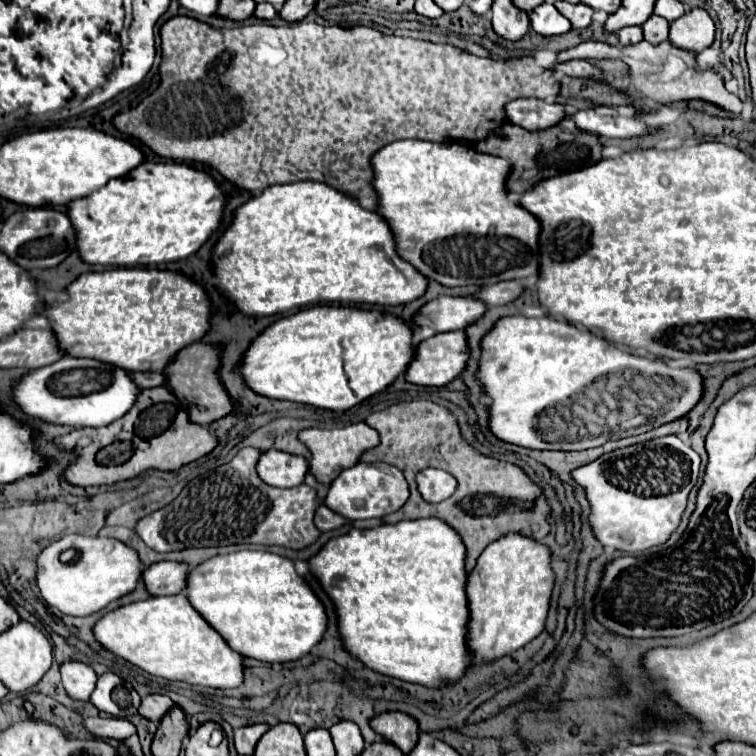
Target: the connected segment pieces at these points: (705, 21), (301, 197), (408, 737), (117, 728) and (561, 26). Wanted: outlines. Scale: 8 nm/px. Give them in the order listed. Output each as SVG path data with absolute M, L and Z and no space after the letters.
M694 8L670 24L670 38L674 46L690 52L702 52L714 42L714 22L706 10Z
M304 180L304 182L294 182L294 184L276 184L266 188L260 196L250 198L248 202L244 202L232 216L232 224L222 232L222 236L218 238L218 242L212 248L212 272L214 272L214 286L236 304L236 308L246 314L246 316L272 316L272 314L282 314L294 308L304 308L304 306L314 306L314 304L330 304L330 302L338 302L338 304L376 304L376 306L398 306L398 304L406 304L412 302L416 298L420 298L426 292L428 280L416 270L412 268L408 262L404 262L398 252L396 252L396 244L394 244L394 236L390 232L390 226L384 222L384 218L380 218L376 212L368 212L364 208L358 206L356 200L350 200L348 196L344 196L342 192L330 188L328 184L322 182L312 182L312 180Z
M384 712L376 716L370 726L376 734L402 750L402 754L410 754L414 750L414 744L418 742L418 722L408 714Z
M86 718L84 728L96 738L114 738L118 742L136 734L134 724L124 718Z
M544 2L530 14L530 24L534 32L542 36L560 36L566 34L572 26L570 22L554 8L552 2Z

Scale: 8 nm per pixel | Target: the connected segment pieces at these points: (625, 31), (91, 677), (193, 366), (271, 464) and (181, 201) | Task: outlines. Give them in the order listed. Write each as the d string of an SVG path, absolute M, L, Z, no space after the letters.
M626 26L618 32L618 40L622 46L638 44L638 42L642 42L642 28L640 26Z
M66 662L60 666L60 672L68 696L80 702L90 700L90 692L94 692L94 684L96 684L96 674L90 666L82 662Z
M194 342L186 348L182 348L182 352L178 352L178 356L174 356L174 360L170 360L170 364L164 368L164 376L166 376L166 388L170 388L170 392L174 392L174 396L178 396L180 404L186 408L190 422L200 424L200 426L208 426L210 422L226 416L232 412L234 408L234 400L228 396L228 392L224 390L216 370L220 366L220 358L218 358L220 348L214 344L206 344L206 342Z
M266 450L258 458L256 472L262 482L276 488L294 488L304 482L308 462L302 456L290 456L280 450Z
M144 162L90 196L72 200L66 214L78 232L78 254L84 262L102 266L152 266L194 254L220 226L224 202L224 192L210 174L178 162Z

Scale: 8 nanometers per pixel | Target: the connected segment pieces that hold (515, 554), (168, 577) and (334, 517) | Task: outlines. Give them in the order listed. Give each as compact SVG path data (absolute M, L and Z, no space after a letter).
M508 534L488 544L466 580L470 608L466 638L472 662L494 662L534 640L546 622L552 584L550 550L544 544L520 534Z
M156 562L142 570L142 584L152 596L172 596L186 588L188 564L182 562Z
M320 506L318 512L314 514L314 522L316 522L316 528L318 528L318 530L326 532L326 530L334 530L334 528L346 524L346 518L342 518L340 514L332 512L332 510L326 508L326 506Z

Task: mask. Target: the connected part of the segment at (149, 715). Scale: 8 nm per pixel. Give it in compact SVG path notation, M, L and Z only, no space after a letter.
M150 694L146 698L142 698L142 706L140 706L140 716L146 720L154 720L160 722L160 718L174 708L174 702L168 696L162 694Z

